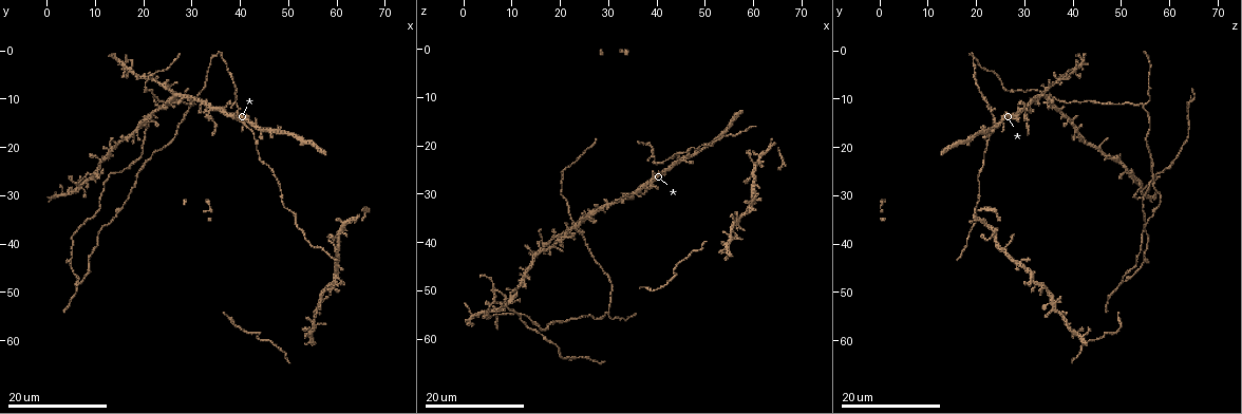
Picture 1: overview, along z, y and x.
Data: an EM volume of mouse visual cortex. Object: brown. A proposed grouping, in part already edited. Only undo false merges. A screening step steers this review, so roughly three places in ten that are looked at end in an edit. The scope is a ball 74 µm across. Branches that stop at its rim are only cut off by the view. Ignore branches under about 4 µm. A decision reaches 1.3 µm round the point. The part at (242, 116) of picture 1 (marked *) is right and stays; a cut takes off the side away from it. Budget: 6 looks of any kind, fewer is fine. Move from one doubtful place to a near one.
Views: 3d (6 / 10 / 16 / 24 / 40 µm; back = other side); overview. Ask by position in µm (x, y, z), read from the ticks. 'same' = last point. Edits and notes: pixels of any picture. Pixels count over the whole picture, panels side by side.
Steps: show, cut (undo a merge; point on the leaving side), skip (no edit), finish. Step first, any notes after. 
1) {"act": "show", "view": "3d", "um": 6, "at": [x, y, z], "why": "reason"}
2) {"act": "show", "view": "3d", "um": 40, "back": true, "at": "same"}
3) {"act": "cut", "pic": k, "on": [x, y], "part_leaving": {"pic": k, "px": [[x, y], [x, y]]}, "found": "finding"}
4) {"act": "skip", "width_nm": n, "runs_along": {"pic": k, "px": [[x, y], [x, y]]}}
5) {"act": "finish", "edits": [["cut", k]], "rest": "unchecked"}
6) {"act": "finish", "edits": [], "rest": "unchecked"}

{"act": "show", "view": "3d", "um": 16, "at": [43.5, 19.0, 22.0], "why": "branch point"}

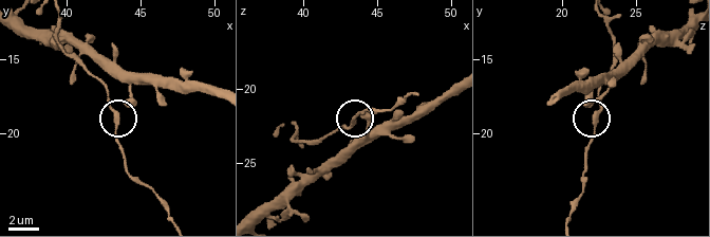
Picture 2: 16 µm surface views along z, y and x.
{"act": "show", "view": "3d", "um": 10, "at": [43.4, 19.0, 22.2], "why": "closer look"}

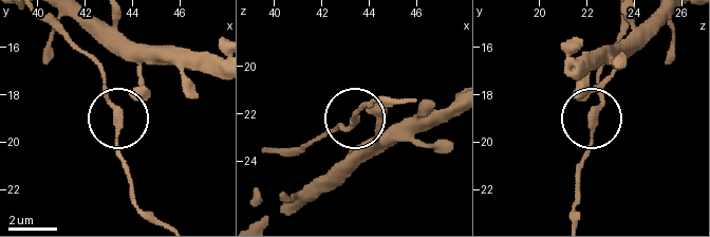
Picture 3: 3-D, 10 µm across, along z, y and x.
{"act": "skip", "width_nm": 210, "found": "continuous, no second cell"}

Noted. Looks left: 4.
{"act": "show", "view": "3d", "um": 24, "at": [39.5, 11.5, 22.5], "why": "a narrow waist"}

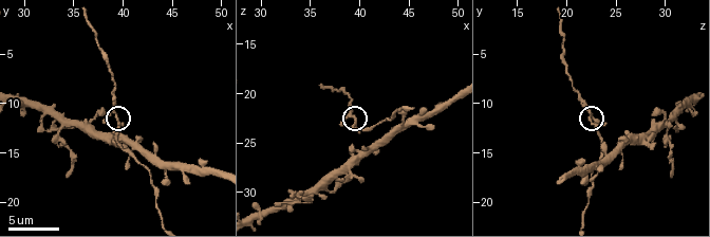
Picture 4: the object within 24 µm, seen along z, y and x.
{"act": "show", "view": "3d", "um": 6, "at": [39.4, 11.4, 22.4], "why": "closer look"}

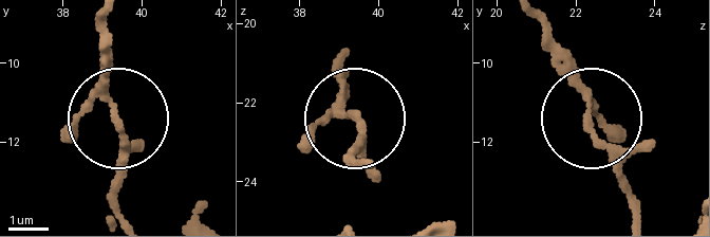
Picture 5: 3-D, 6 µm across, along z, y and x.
{"act": "skip", "width_nm": 160, "runs_along": {"pic": 5, "px": [[632, 219], [618, 158], [550, 30]]}, "found": "all the same cell"}

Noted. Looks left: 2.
{"act": "show", "view": "3d", "um": 16, "at": [30.0, 11.5, 54.5], "why": "three-way junction"}

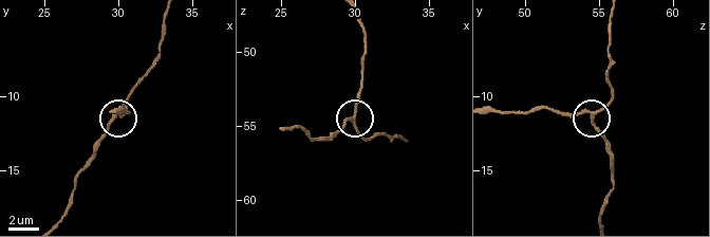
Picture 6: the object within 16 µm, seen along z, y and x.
{"act": "show", "view": "3d", "um": 10, "at": [29.8, 11.2, 54.6], "why": "closer look"}

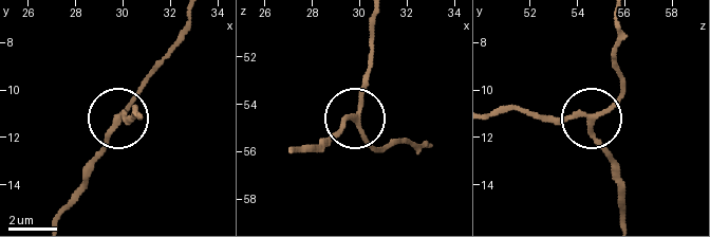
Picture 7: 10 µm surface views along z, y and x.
{"act": "skip", "runs_along": {"pic": 7, "px": [[496, 114], [526, 110], [593, 116], [617, 98], [622, 83]]}, "found": "one cell here"}

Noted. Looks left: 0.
{"act": "finish", "edits": [], "rest": "unchecked"}

